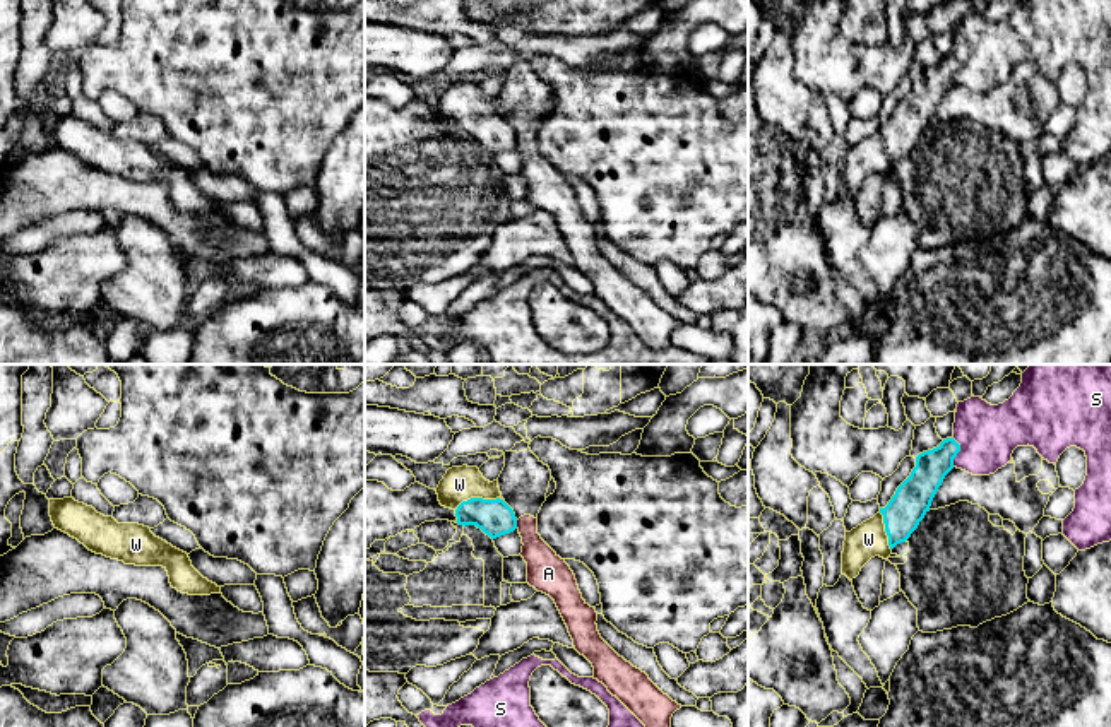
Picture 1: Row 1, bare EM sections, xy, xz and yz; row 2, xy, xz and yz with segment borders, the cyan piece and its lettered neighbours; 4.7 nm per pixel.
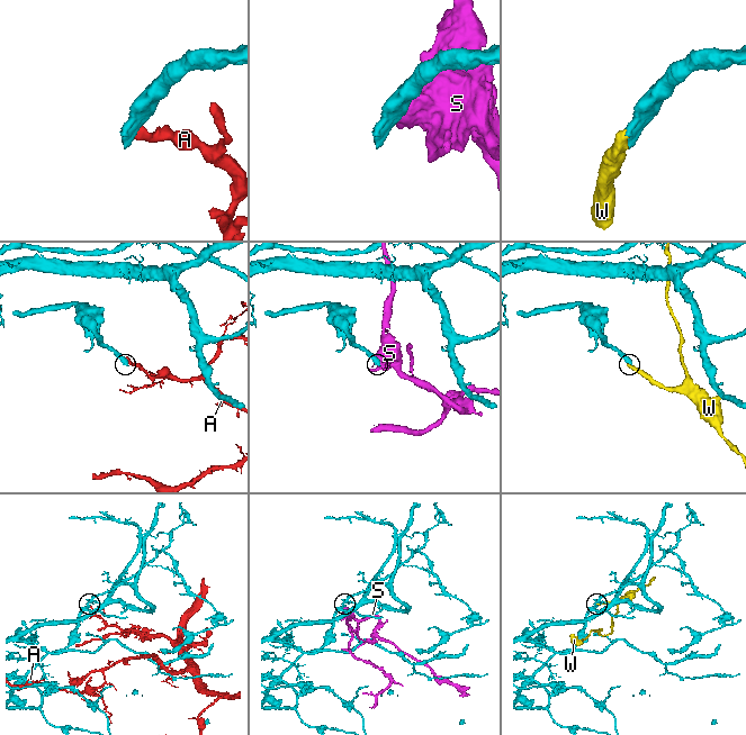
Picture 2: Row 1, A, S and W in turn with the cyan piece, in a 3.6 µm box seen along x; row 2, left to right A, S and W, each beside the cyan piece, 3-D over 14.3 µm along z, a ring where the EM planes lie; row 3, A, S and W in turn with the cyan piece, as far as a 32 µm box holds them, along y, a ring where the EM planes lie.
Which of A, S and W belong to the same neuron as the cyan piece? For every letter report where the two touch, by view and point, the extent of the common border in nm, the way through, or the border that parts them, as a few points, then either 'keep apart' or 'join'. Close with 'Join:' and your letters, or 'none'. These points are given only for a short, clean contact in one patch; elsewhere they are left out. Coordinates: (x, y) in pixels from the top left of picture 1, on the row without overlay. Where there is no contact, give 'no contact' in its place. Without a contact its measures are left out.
A: xz (516, 141) | 40 nm | along xz (516, 137), (517, 144) | keep apart
S: yz (959, 67) | 140 nm | keep apart
W: xz (478, 115) | 240 nm | across xz (493, 134), (478, 115), (459, 101) | join
Join: W

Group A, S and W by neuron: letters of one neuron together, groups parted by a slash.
A / S / W

